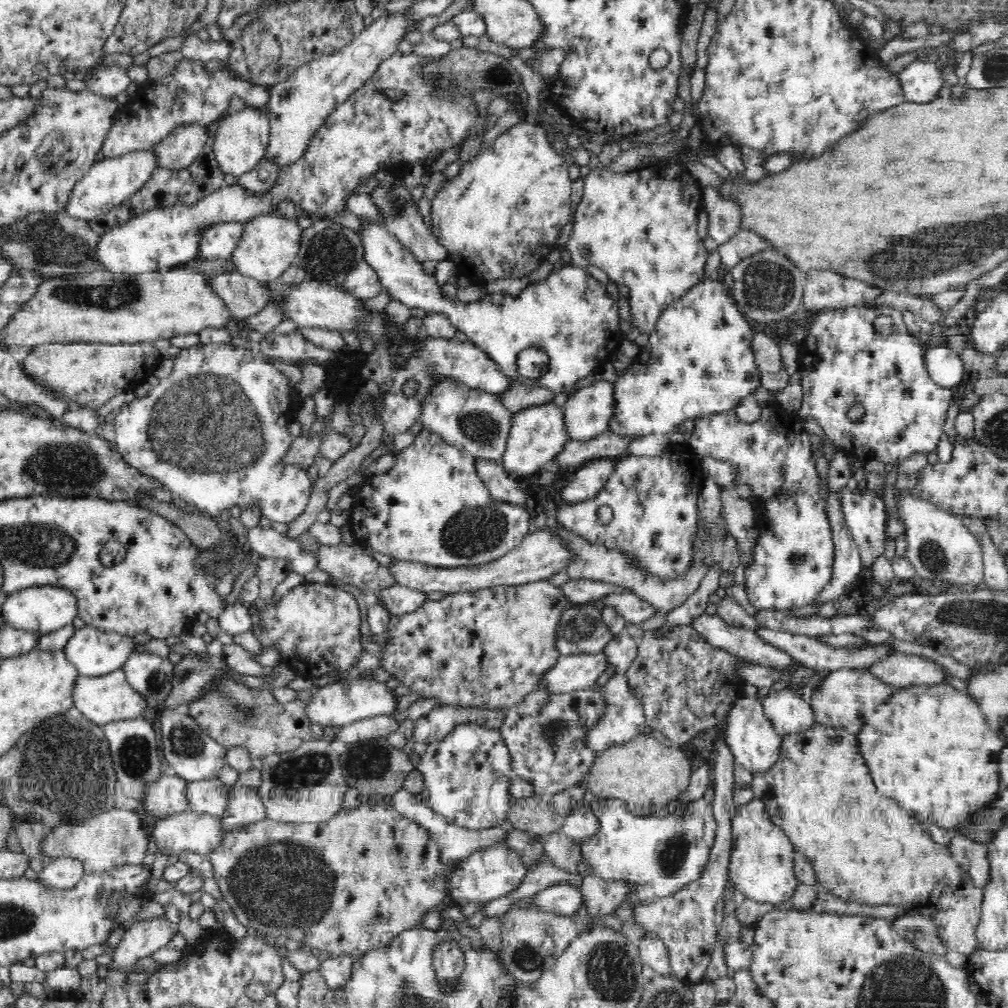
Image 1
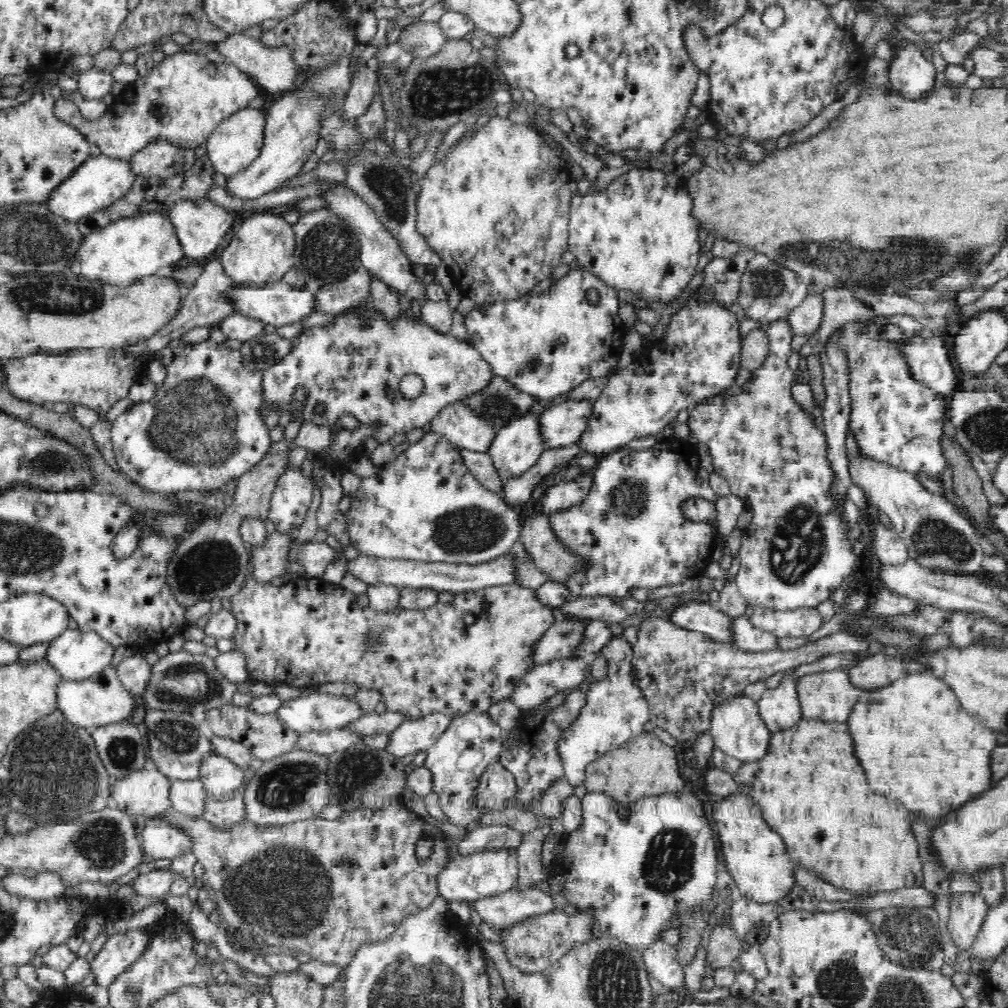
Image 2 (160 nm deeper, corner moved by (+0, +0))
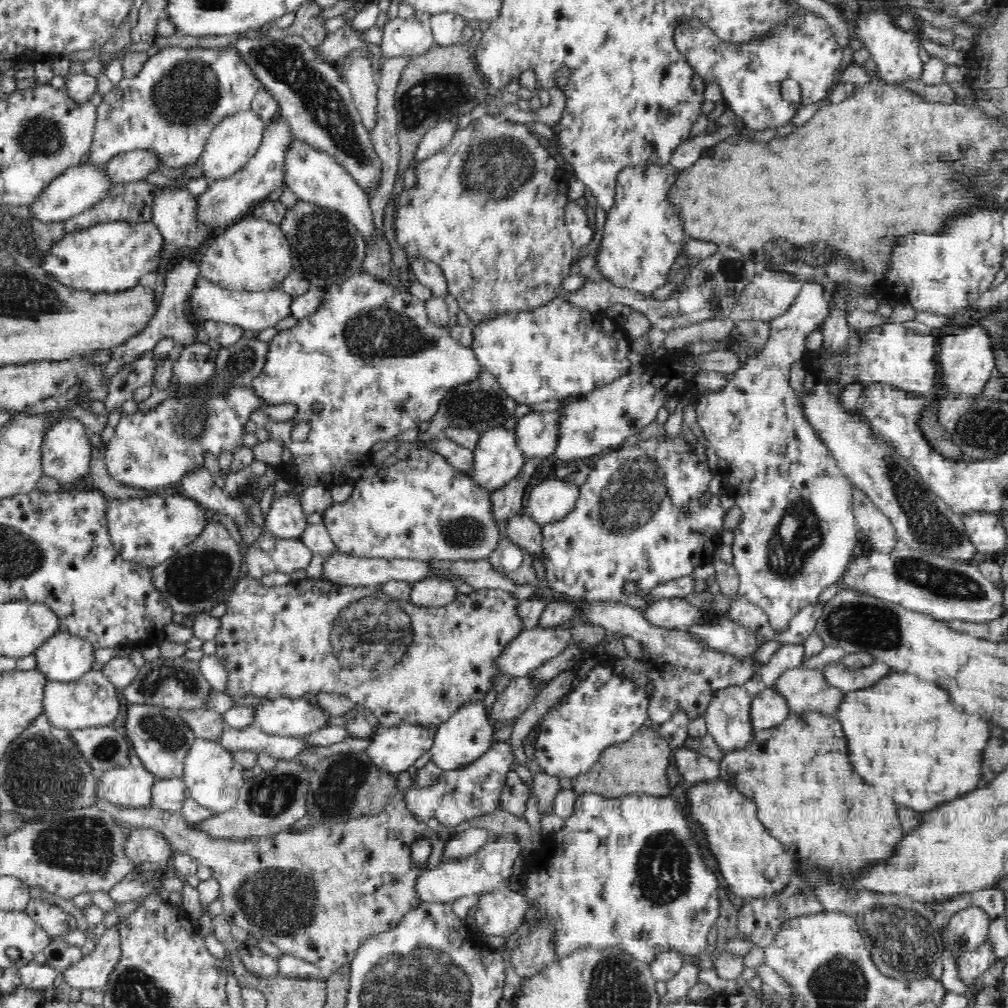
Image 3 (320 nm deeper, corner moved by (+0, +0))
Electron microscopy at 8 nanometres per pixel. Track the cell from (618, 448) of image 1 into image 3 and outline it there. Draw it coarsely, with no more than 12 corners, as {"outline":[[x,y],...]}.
{"outline":[[544,457],[529,458],[518,476],[491,492],[494,515],[523,513],[522,500]]}

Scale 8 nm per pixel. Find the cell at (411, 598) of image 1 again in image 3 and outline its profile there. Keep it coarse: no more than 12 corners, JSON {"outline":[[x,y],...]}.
{"outline":[[426,578],[412,584],[408,601],[438,607],[453,601],[452,582]]}

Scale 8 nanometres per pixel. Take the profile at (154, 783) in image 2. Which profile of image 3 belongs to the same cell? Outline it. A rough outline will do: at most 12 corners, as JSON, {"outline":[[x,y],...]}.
{"outline":[[134,757],[99,775],[98,796],[152,808],[158,778]]}

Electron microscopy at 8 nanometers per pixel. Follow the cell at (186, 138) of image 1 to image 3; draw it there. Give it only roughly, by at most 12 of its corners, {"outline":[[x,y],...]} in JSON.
{"outline":[[156,151],[114,156],[105,166],[115,184],[148,178],[162,165]]}

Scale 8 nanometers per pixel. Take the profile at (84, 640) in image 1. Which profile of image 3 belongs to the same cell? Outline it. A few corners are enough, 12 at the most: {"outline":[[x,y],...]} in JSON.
{"outline":[[58,631],[34,653],[50,681],[82,679],[96,662],[92,641]]}

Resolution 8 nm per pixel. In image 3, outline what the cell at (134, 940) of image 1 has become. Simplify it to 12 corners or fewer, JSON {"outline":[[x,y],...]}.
{"outline":[[116,925],[62,973],[78,990],[104,990],[122,958]]}

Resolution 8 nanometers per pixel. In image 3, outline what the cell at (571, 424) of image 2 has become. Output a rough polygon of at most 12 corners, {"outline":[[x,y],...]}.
{"outline":[[560,408],[517,420],[526,460],[556,452]]}

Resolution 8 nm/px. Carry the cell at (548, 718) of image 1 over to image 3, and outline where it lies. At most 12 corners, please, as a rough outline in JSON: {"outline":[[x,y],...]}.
{"outline":[[514,769],[507,772],[502,809],[523,817],[534,785]]}

